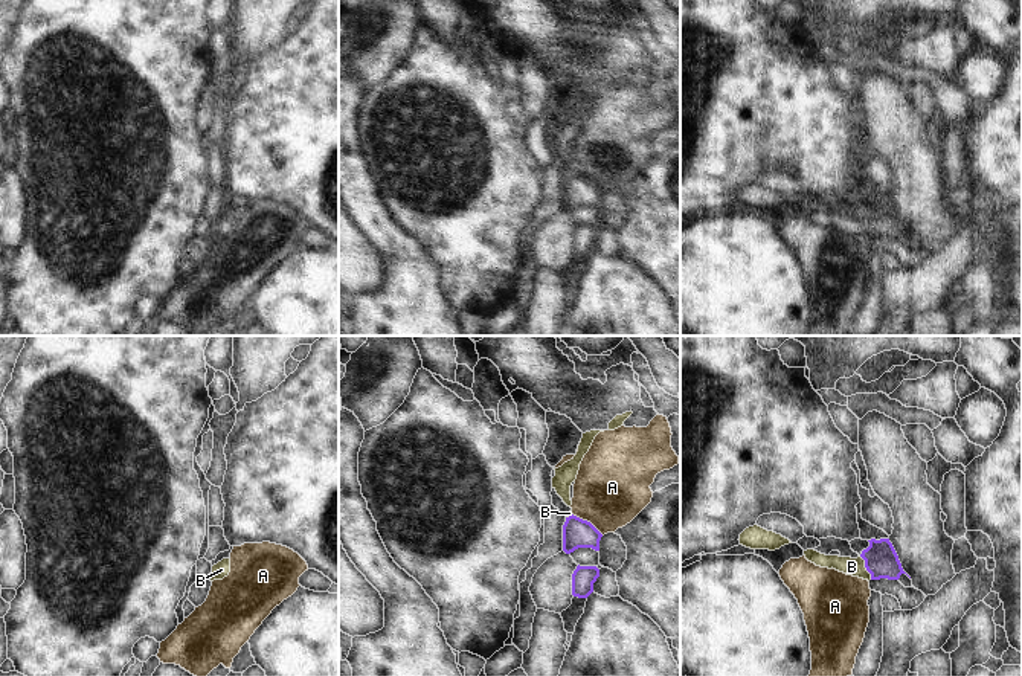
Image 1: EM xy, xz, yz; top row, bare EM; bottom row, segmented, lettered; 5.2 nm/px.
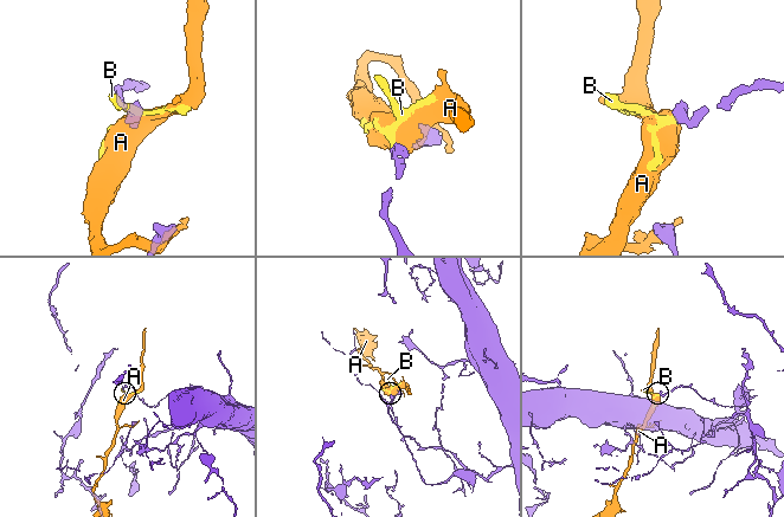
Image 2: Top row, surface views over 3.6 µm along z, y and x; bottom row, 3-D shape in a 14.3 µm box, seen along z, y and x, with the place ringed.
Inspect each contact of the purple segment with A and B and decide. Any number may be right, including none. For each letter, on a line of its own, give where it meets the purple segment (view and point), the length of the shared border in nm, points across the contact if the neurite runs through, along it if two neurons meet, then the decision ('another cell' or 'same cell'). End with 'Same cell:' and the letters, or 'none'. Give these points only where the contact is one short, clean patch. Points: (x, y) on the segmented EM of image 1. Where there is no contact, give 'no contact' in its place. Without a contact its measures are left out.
A: meets purple in xz at (586, 521); contact 200 nm long; another cell
B: meets purple in yz at (865, 566); contact 140 nm long; runs through yz (880, 559), (865, 566), (851, 566); same cell
Same cell: B

